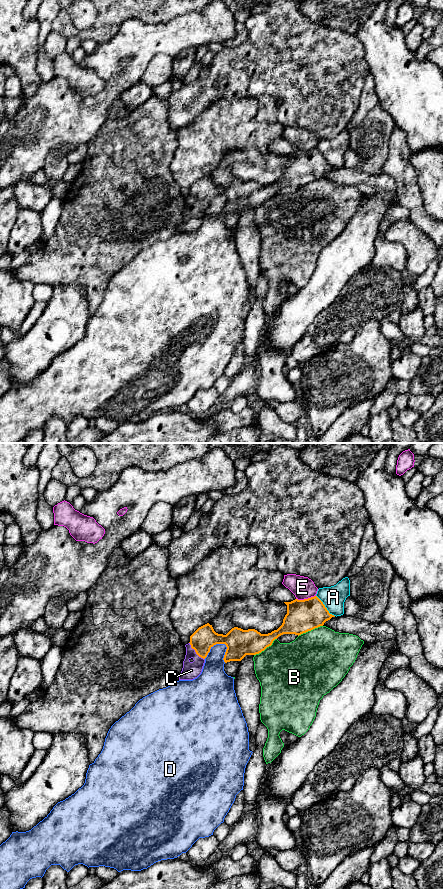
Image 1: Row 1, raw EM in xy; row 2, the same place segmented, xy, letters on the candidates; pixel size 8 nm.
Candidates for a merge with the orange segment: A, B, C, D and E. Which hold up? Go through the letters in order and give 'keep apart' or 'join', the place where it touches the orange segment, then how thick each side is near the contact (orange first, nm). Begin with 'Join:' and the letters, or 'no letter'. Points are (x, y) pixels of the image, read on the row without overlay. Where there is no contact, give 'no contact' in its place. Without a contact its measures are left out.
Join: C
A: keep apart; contact xy (324, 158); calibres 260 and 180 nm
B: keep apart; contact xy (310, 182); calibres 260 and 480 nm
C: join; contact xy (195, 203); calibres 180 and 140 nm
D: keep apart; contact xy (213, 197); calibres 220 and 200 nm
E: keep apart; contact xy (305, 151); calibres 260 and 180 nm

